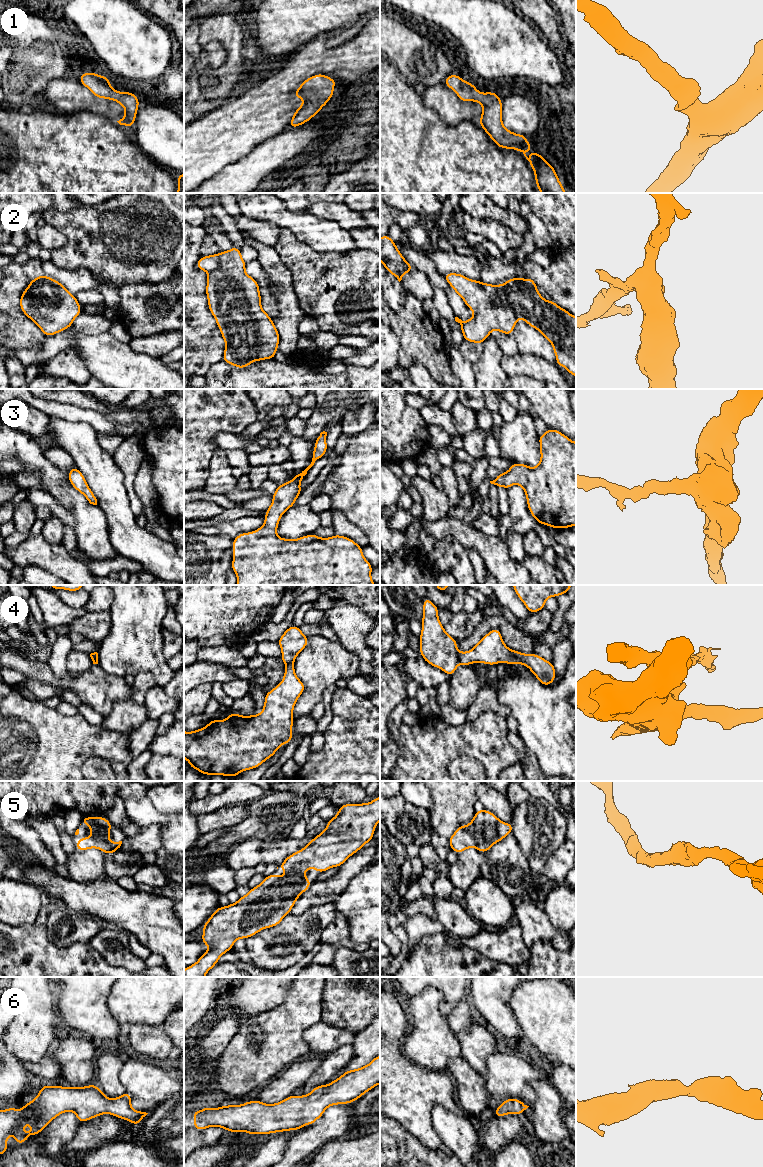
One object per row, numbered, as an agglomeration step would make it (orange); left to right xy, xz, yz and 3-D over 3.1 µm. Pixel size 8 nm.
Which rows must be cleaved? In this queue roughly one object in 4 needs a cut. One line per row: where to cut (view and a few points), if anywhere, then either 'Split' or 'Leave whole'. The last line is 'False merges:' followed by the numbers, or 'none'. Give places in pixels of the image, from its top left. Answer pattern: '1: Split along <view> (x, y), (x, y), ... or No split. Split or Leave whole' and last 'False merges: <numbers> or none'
1: No split. Leave whole
2: No split. Leave whole
3: No split. Leave whole
4: Split along yz (458, 652), (460, 663). Split
5: No split. Leave whole
6: No split. Leave whole
False merges: 4

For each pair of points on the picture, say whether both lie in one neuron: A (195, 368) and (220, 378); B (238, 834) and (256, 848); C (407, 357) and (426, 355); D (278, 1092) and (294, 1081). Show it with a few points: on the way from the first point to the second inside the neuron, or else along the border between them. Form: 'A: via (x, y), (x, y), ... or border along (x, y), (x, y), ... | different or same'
A: border along (218, 360), (203, 375) | different
B: border along (268, 840), (243, 839), (237, 842), (227, 854) | different
C: via (412, 355), (421, 355) | same
D: via (282, 1088), (290, 1081) | same

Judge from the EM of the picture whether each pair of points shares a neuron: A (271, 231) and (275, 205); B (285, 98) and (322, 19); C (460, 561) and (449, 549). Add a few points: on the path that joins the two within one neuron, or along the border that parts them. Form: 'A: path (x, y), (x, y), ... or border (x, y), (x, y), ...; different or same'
A: border (272, 224), (279, 229); different
B: border (335, 45), (319, 34), (295, 53); different
C: path (457, 560), (449, 552); same

